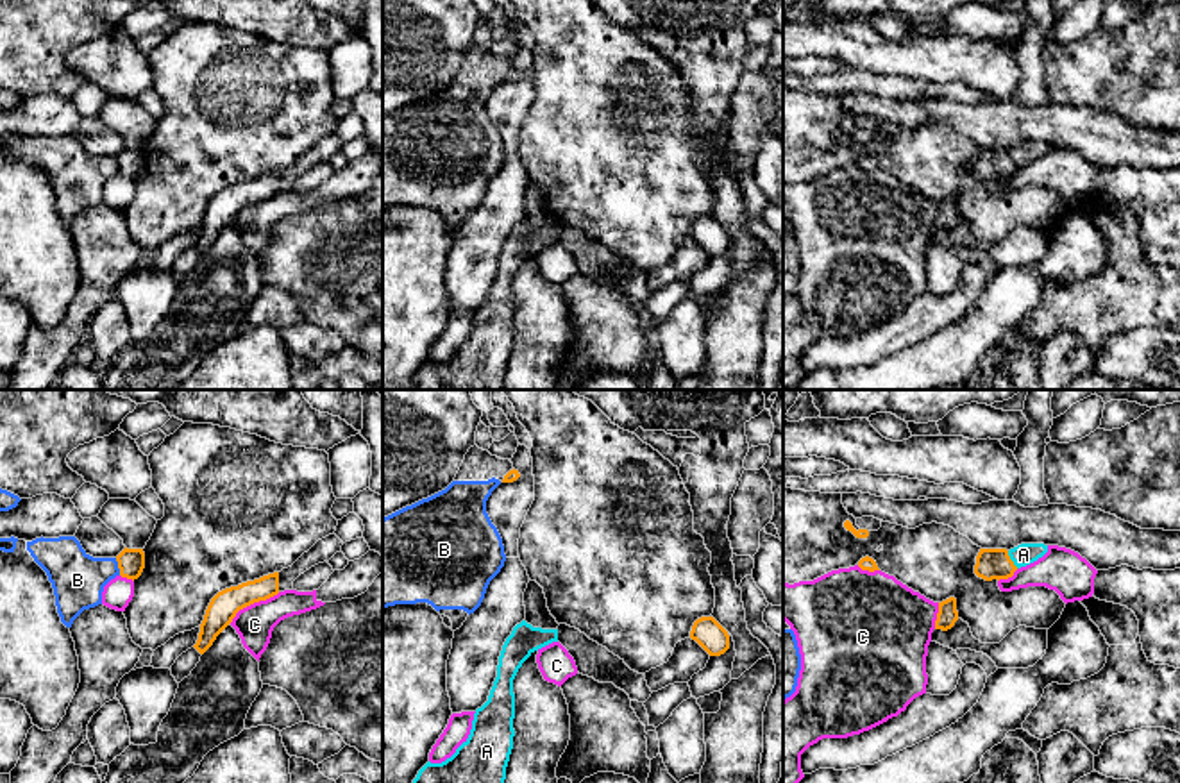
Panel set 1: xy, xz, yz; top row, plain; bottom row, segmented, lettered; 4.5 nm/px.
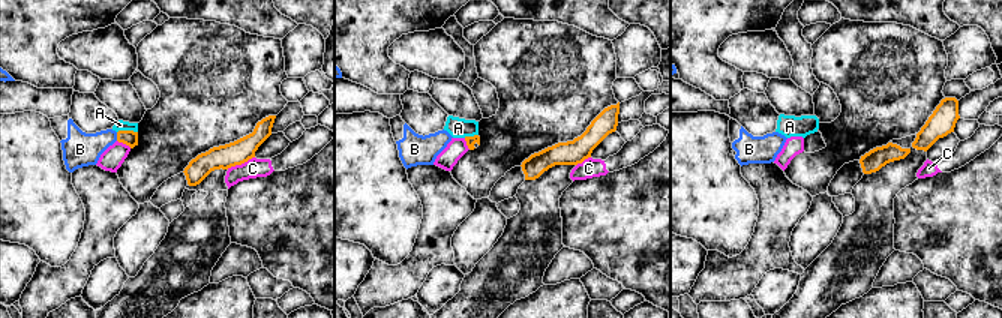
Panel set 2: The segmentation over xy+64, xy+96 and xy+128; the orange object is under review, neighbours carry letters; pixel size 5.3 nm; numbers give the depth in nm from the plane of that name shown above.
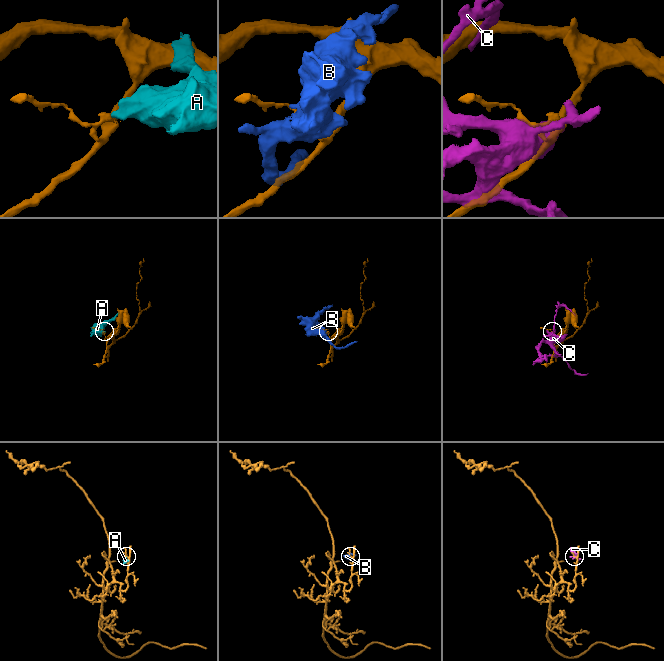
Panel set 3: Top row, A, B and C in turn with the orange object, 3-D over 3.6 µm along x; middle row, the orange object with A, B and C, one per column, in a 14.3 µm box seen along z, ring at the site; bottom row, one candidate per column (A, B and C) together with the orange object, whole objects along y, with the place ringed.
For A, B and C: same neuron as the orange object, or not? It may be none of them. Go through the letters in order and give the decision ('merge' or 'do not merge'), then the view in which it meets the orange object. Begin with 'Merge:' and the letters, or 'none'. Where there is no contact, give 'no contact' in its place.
Merge: none
A: do not merge | yz
B: do not merge | xy
C: do not merge | xy

